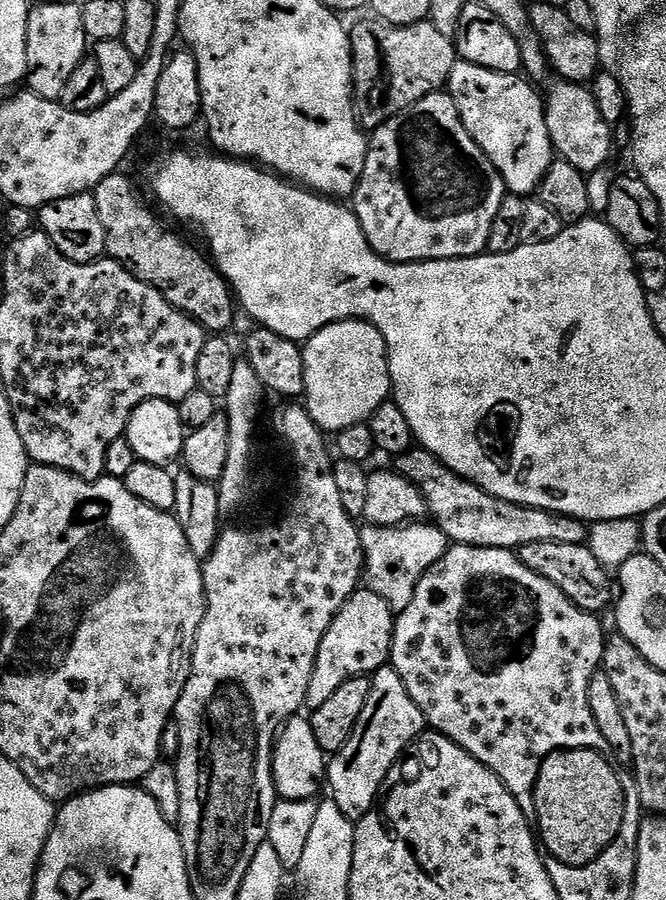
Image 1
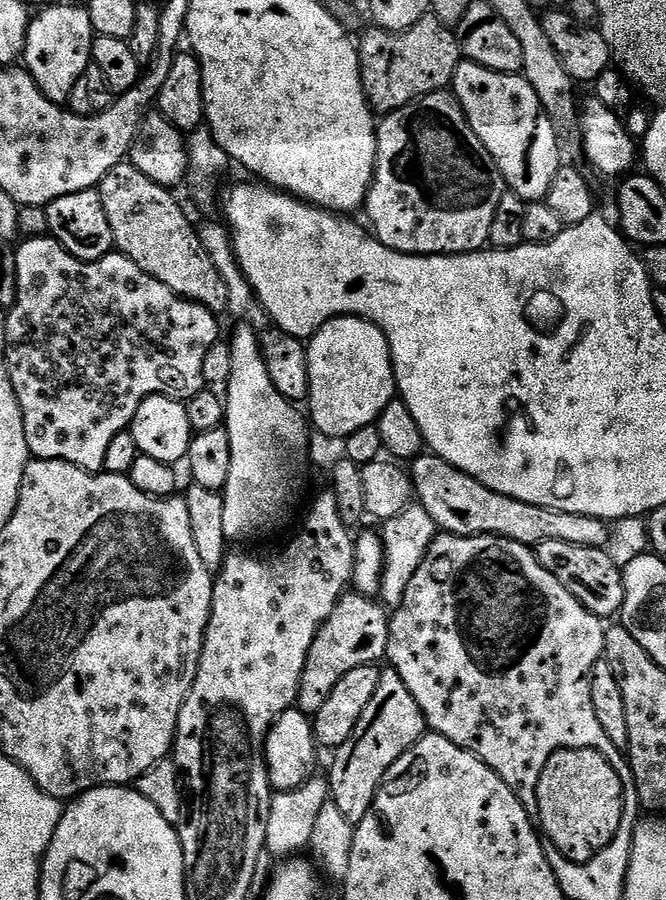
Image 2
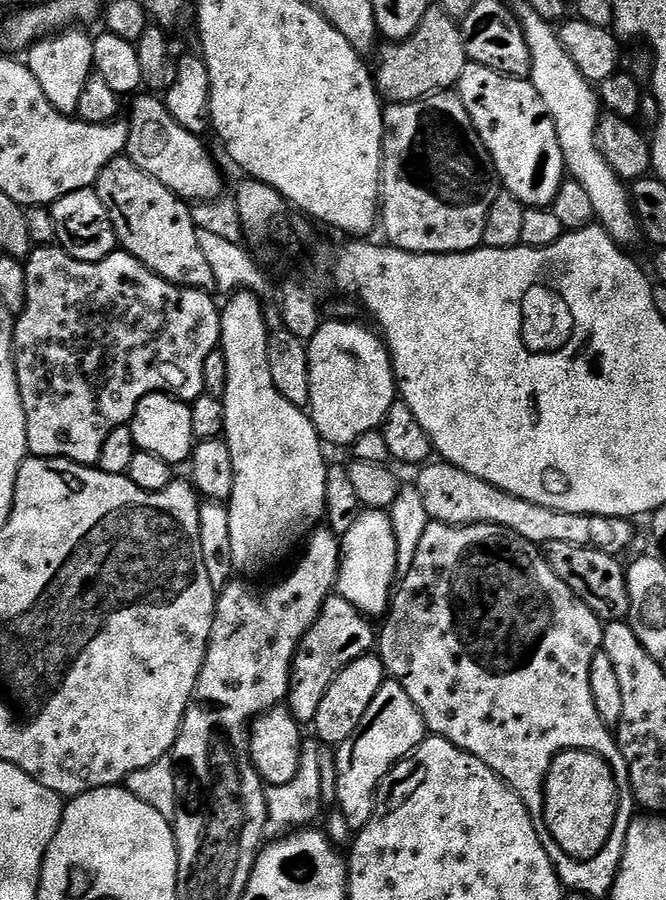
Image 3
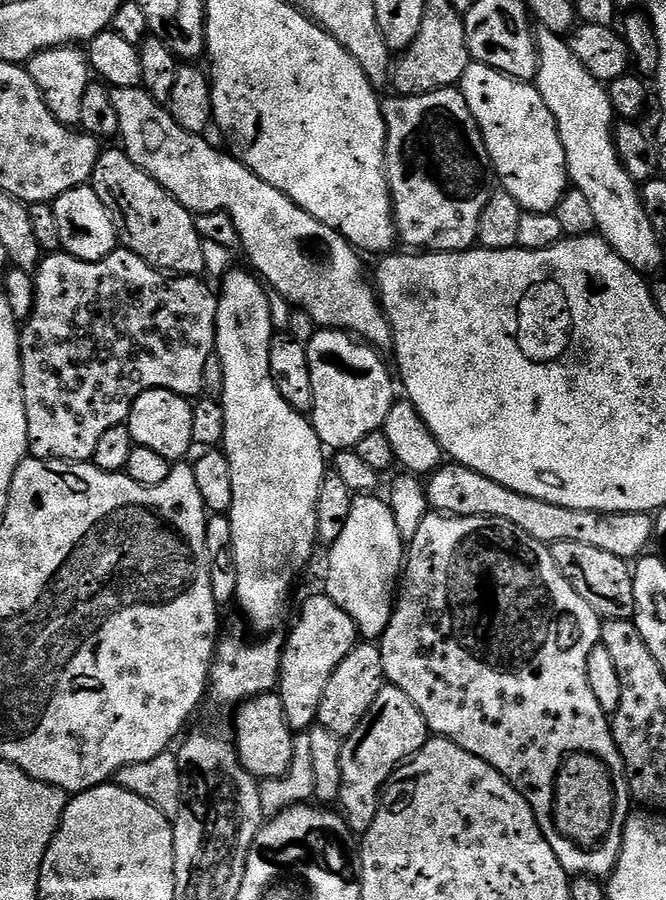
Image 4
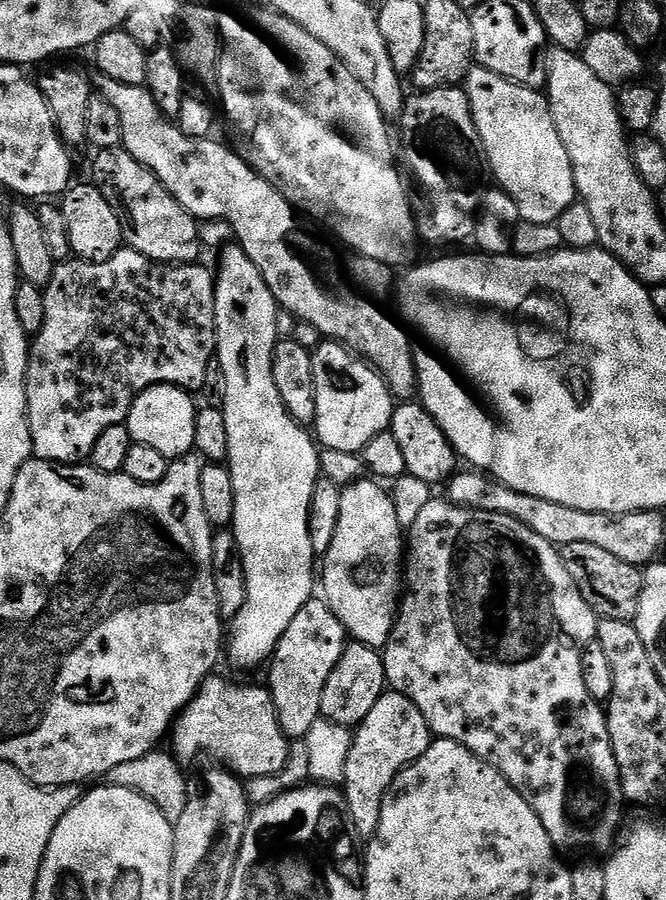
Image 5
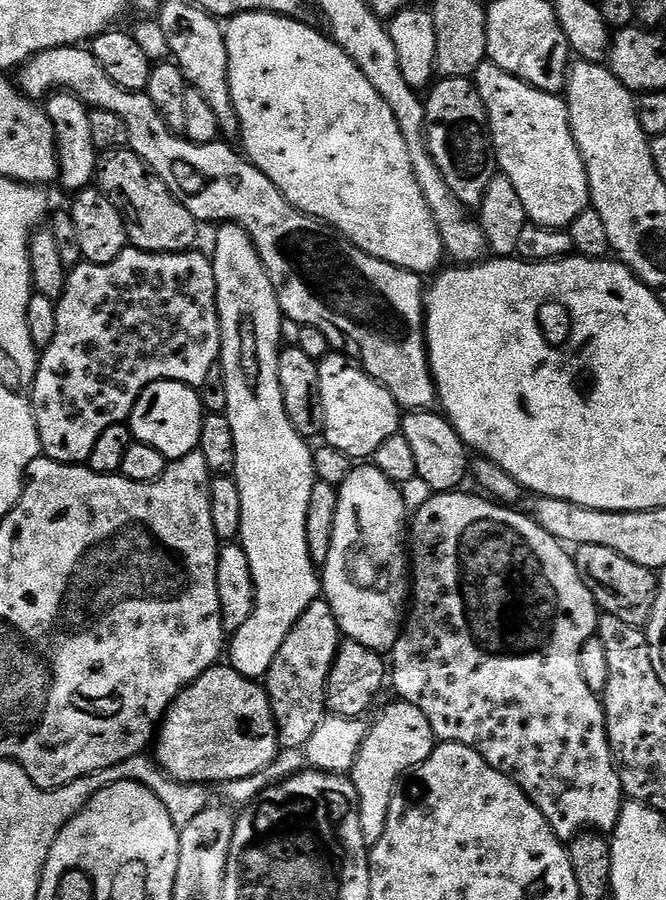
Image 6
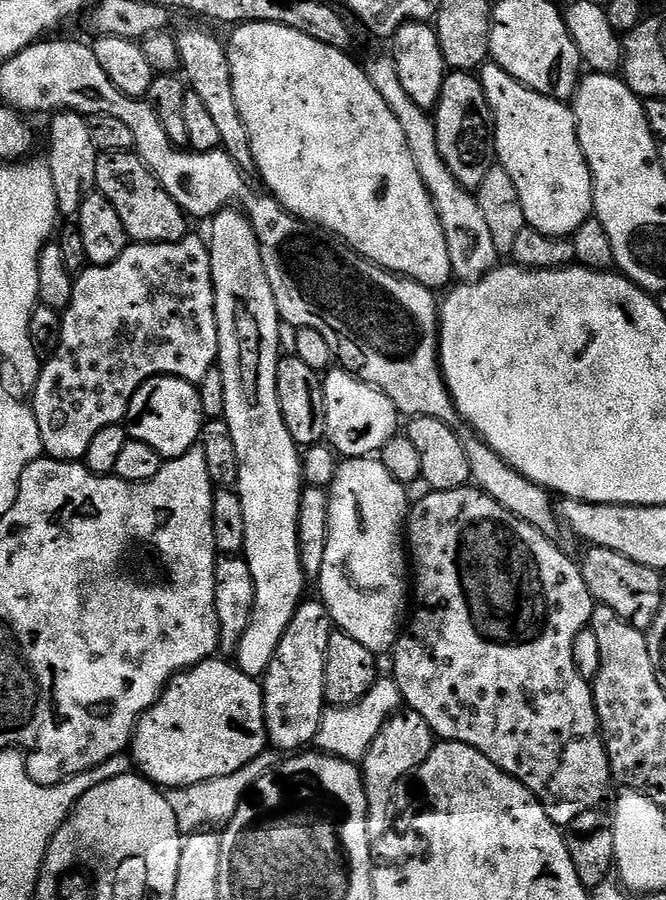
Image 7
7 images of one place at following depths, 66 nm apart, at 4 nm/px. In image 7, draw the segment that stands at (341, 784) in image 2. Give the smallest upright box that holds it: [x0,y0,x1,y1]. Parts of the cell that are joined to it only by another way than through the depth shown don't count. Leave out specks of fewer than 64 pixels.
[362,710,434,834]

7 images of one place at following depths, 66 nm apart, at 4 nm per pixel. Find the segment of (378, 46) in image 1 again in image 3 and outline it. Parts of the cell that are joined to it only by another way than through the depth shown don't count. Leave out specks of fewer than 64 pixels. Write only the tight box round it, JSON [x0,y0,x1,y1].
[374,6,469,104]

